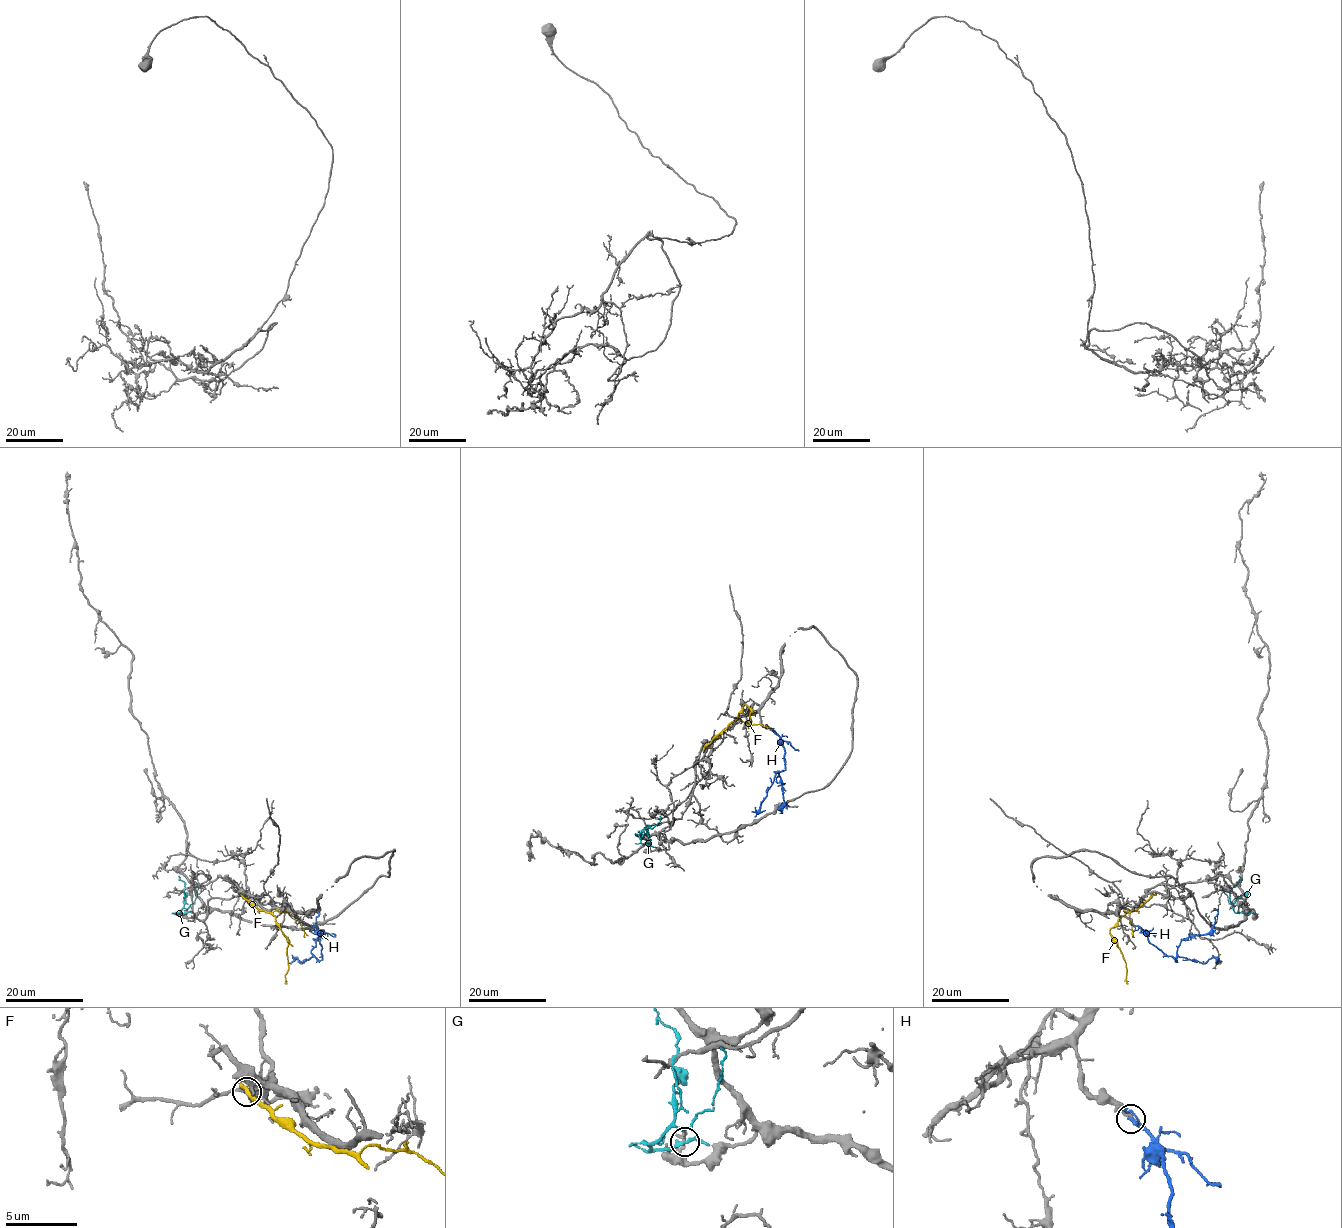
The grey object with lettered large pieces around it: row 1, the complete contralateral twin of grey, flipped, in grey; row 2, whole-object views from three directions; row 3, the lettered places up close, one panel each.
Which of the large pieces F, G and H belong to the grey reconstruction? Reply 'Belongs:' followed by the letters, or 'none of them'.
Belongs: H

